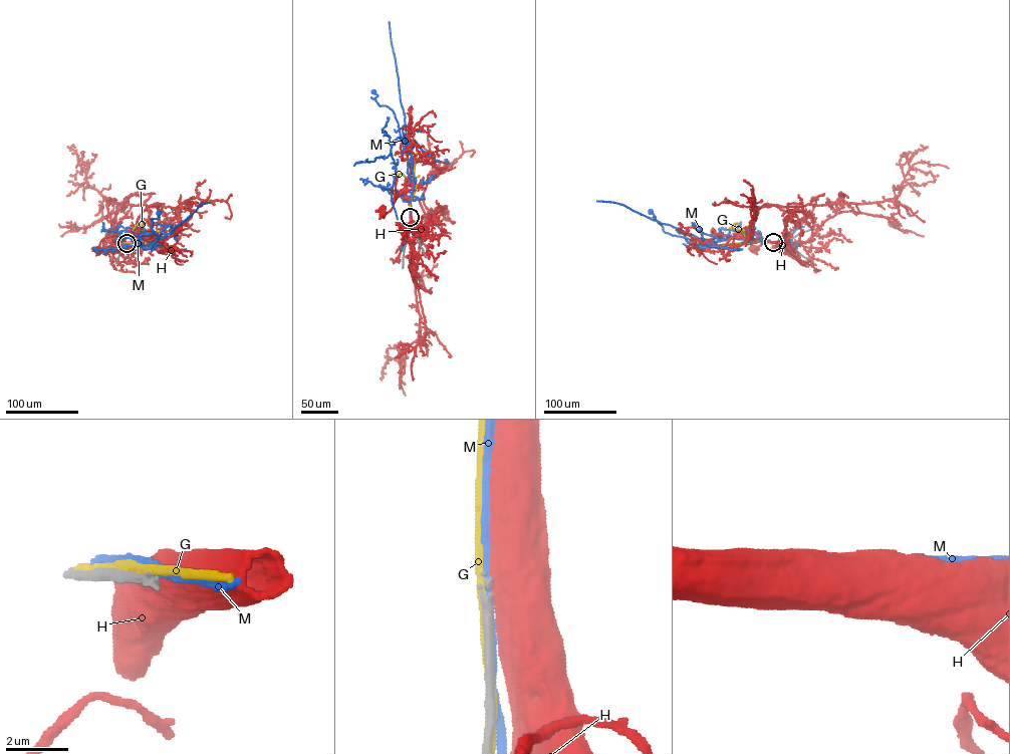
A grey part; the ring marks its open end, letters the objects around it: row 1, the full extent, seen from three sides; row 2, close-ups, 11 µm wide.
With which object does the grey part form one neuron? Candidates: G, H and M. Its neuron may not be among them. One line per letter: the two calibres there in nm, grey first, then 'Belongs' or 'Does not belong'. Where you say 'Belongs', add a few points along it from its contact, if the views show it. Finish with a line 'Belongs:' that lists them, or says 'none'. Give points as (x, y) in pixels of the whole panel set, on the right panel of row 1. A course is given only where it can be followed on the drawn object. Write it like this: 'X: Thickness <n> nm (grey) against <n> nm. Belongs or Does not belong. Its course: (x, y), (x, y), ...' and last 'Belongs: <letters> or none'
G: Thickness 240 nm (grey) against 280 nm. Does not belong
H: Thickness 300 nm (grey) against 600 nm. Does not belong
M: Thickness 360 nm (grey) against 300 nm. Does not belong
Belongs: none

